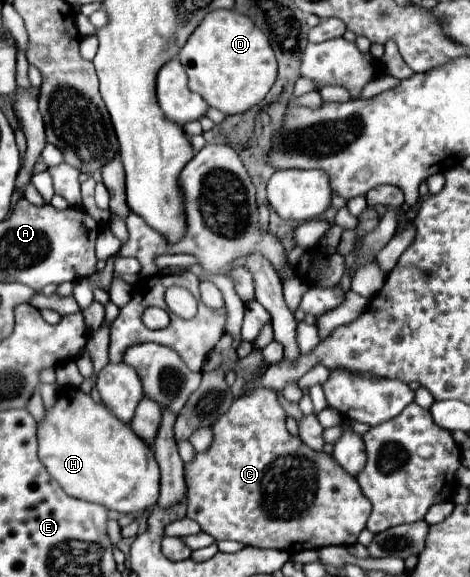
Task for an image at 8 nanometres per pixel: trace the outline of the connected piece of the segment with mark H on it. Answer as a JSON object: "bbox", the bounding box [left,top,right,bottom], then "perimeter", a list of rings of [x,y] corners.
{"bbox":[37,391,159,513],"perimeter":[[[65,391],[37,427],[39,459],[71,497],[105,505],[117,513],[145,513],[157,505],[159,467],[155,453],[129,425],[83,391]]]}

